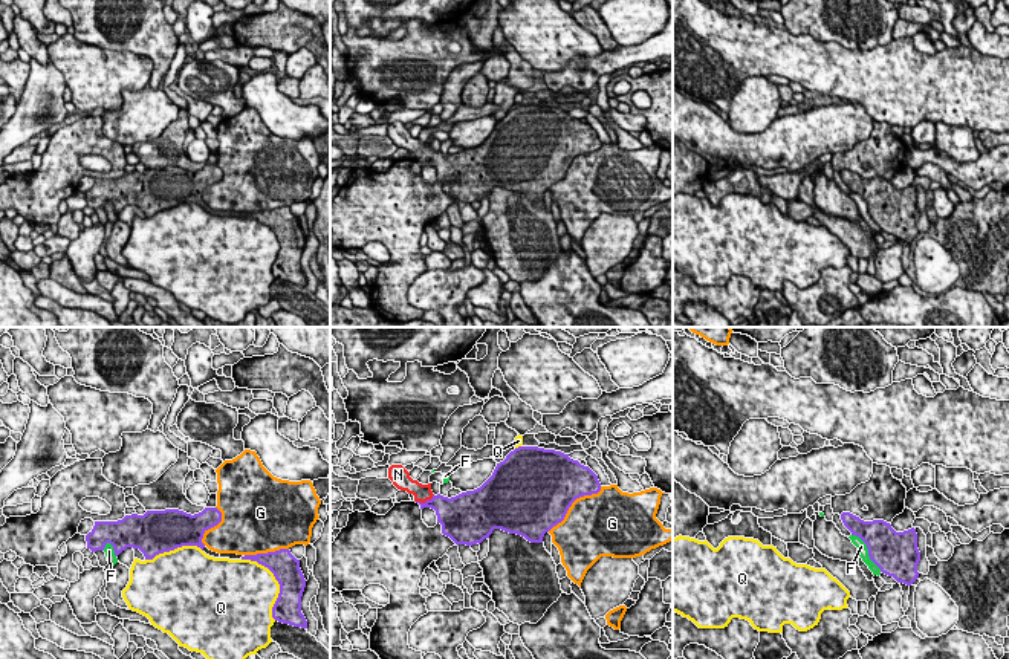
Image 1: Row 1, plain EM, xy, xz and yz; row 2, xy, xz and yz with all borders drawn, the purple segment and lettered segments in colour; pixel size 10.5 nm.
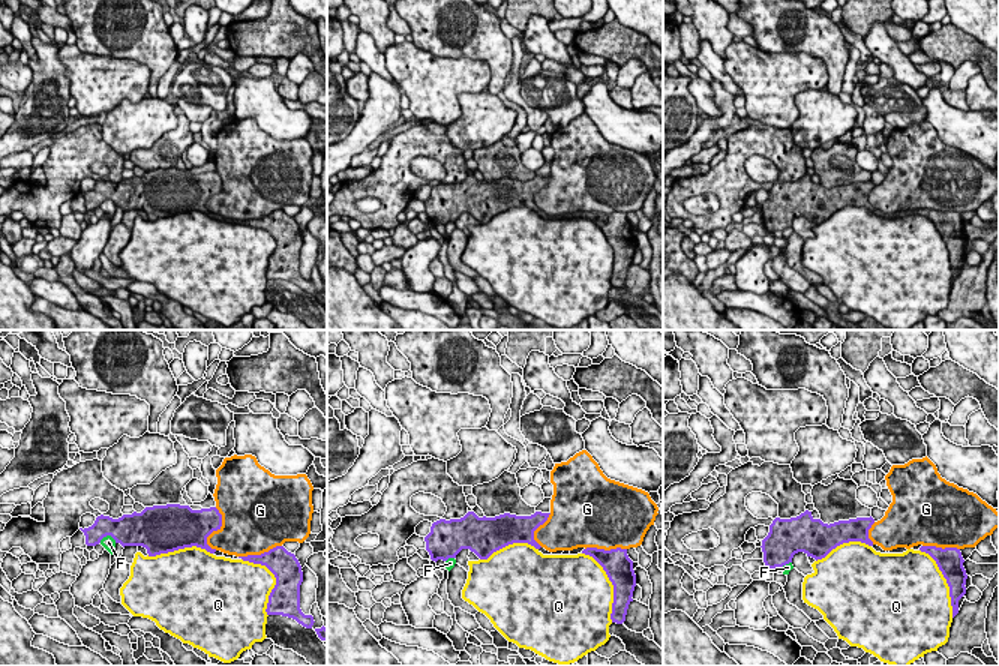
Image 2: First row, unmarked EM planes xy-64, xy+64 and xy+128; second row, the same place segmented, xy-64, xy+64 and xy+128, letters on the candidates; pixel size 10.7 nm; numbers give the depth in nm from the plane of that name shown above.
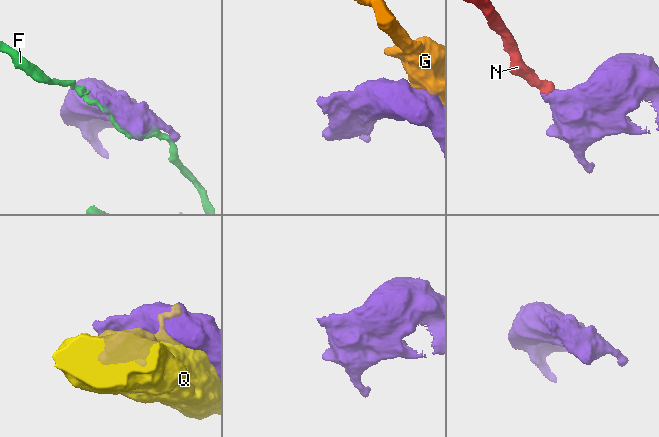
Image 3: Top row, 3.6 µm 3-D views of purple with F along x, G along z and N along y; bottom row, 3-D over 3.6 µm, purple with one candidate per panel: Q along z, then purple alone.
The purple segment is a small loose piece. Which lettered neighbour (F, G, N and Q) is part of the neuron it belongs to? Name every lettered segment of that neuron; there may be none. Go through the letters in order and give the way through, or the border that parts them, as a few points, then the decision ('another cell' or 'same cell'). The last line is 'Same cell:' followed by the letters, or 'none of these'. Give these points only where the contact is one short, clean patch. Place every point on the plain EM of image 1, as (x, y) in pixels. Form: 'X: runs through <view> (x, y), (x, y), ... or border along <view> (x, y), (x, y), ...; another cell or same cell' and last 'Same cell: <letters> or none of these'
F: another cell
G: another cell
N: runs through xz (447, 167), (437, 159), (427, 158), (422, 150); same cell
Q: another cell
Same cell: N

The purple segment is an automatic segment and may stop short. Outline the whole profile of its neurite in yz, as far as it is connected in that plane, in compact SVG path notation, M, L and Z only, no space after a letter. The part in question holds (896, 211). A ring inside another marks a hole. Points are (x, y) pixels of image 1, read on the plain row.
M842 170L841 177L852 193L859 194L867 202L870 217L882 231L907 243L917 237L920 209L914 185L896 190L884 177L864 179L850 170Z

